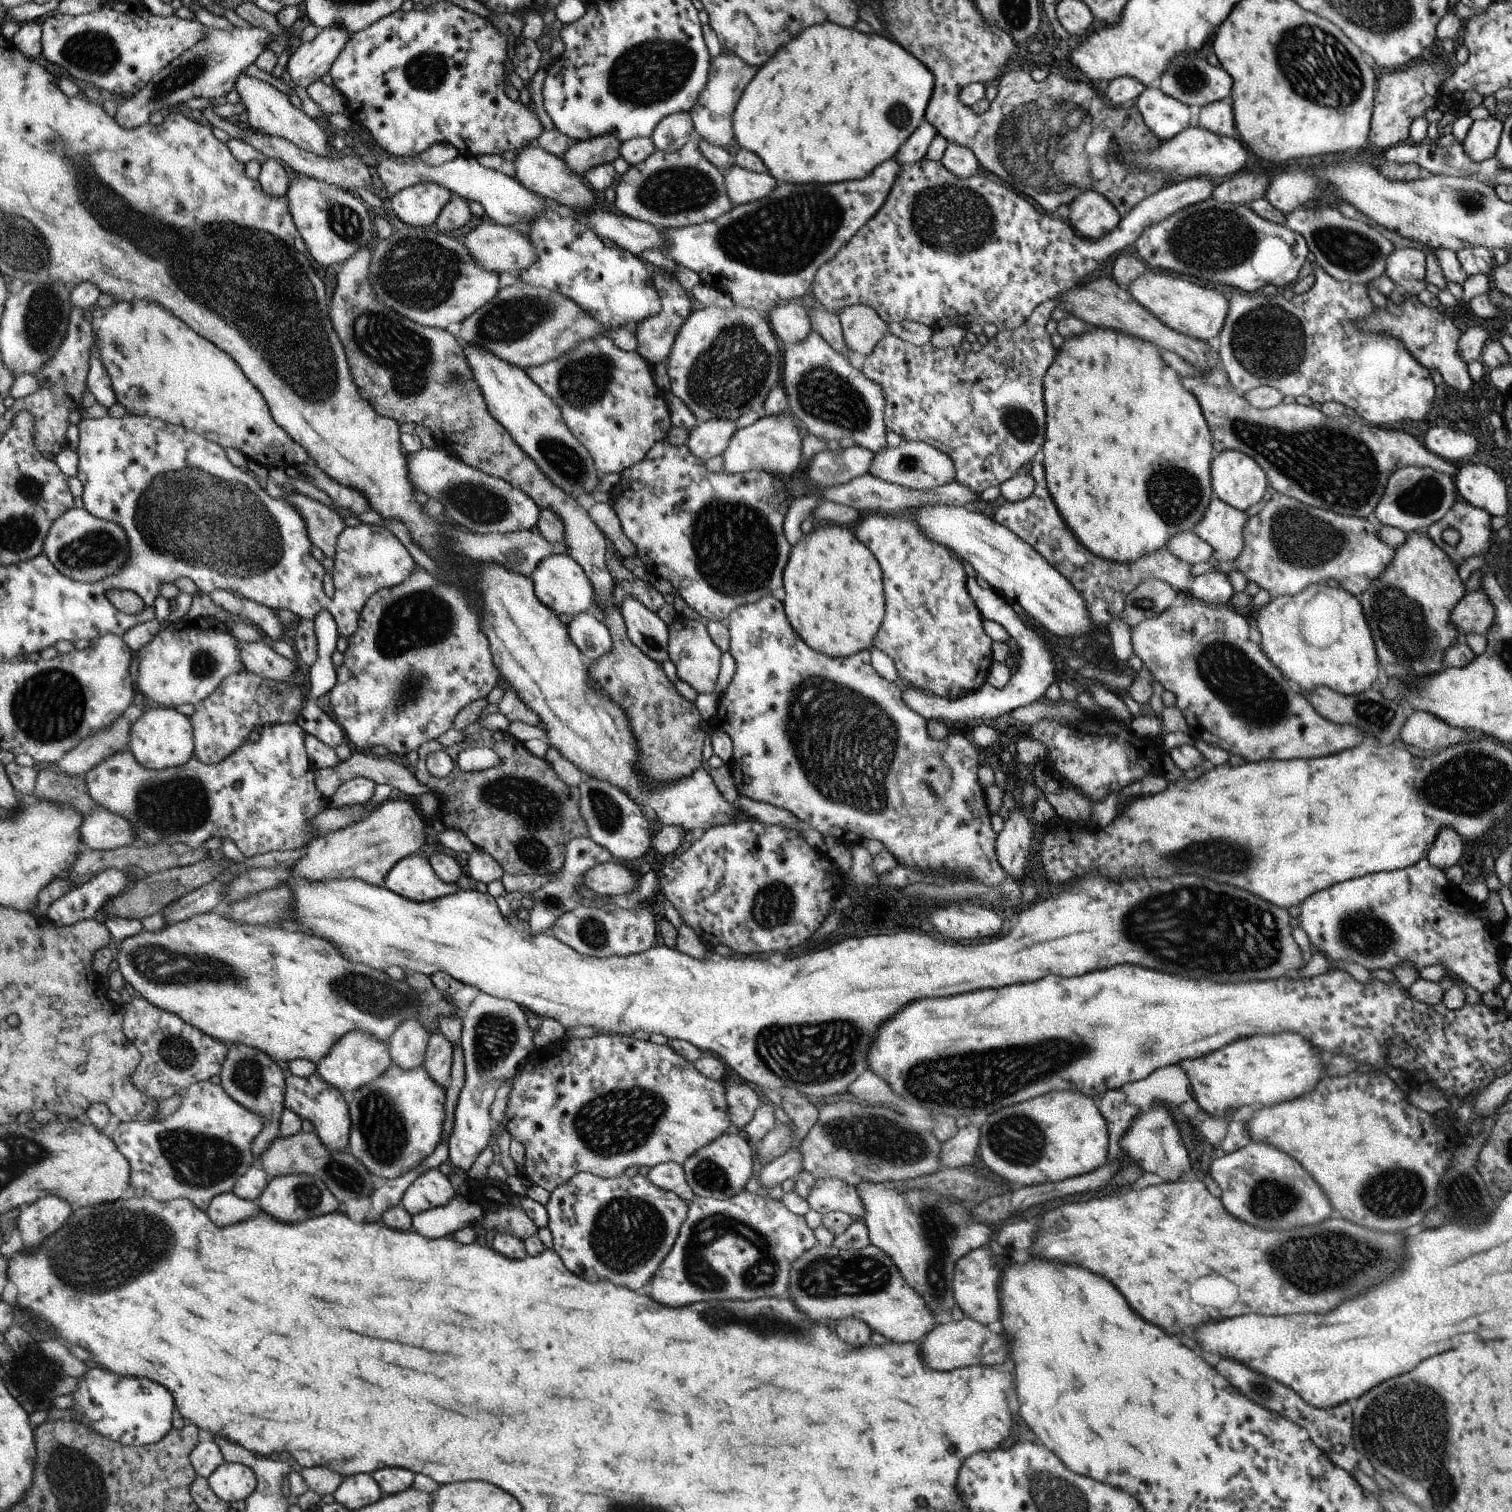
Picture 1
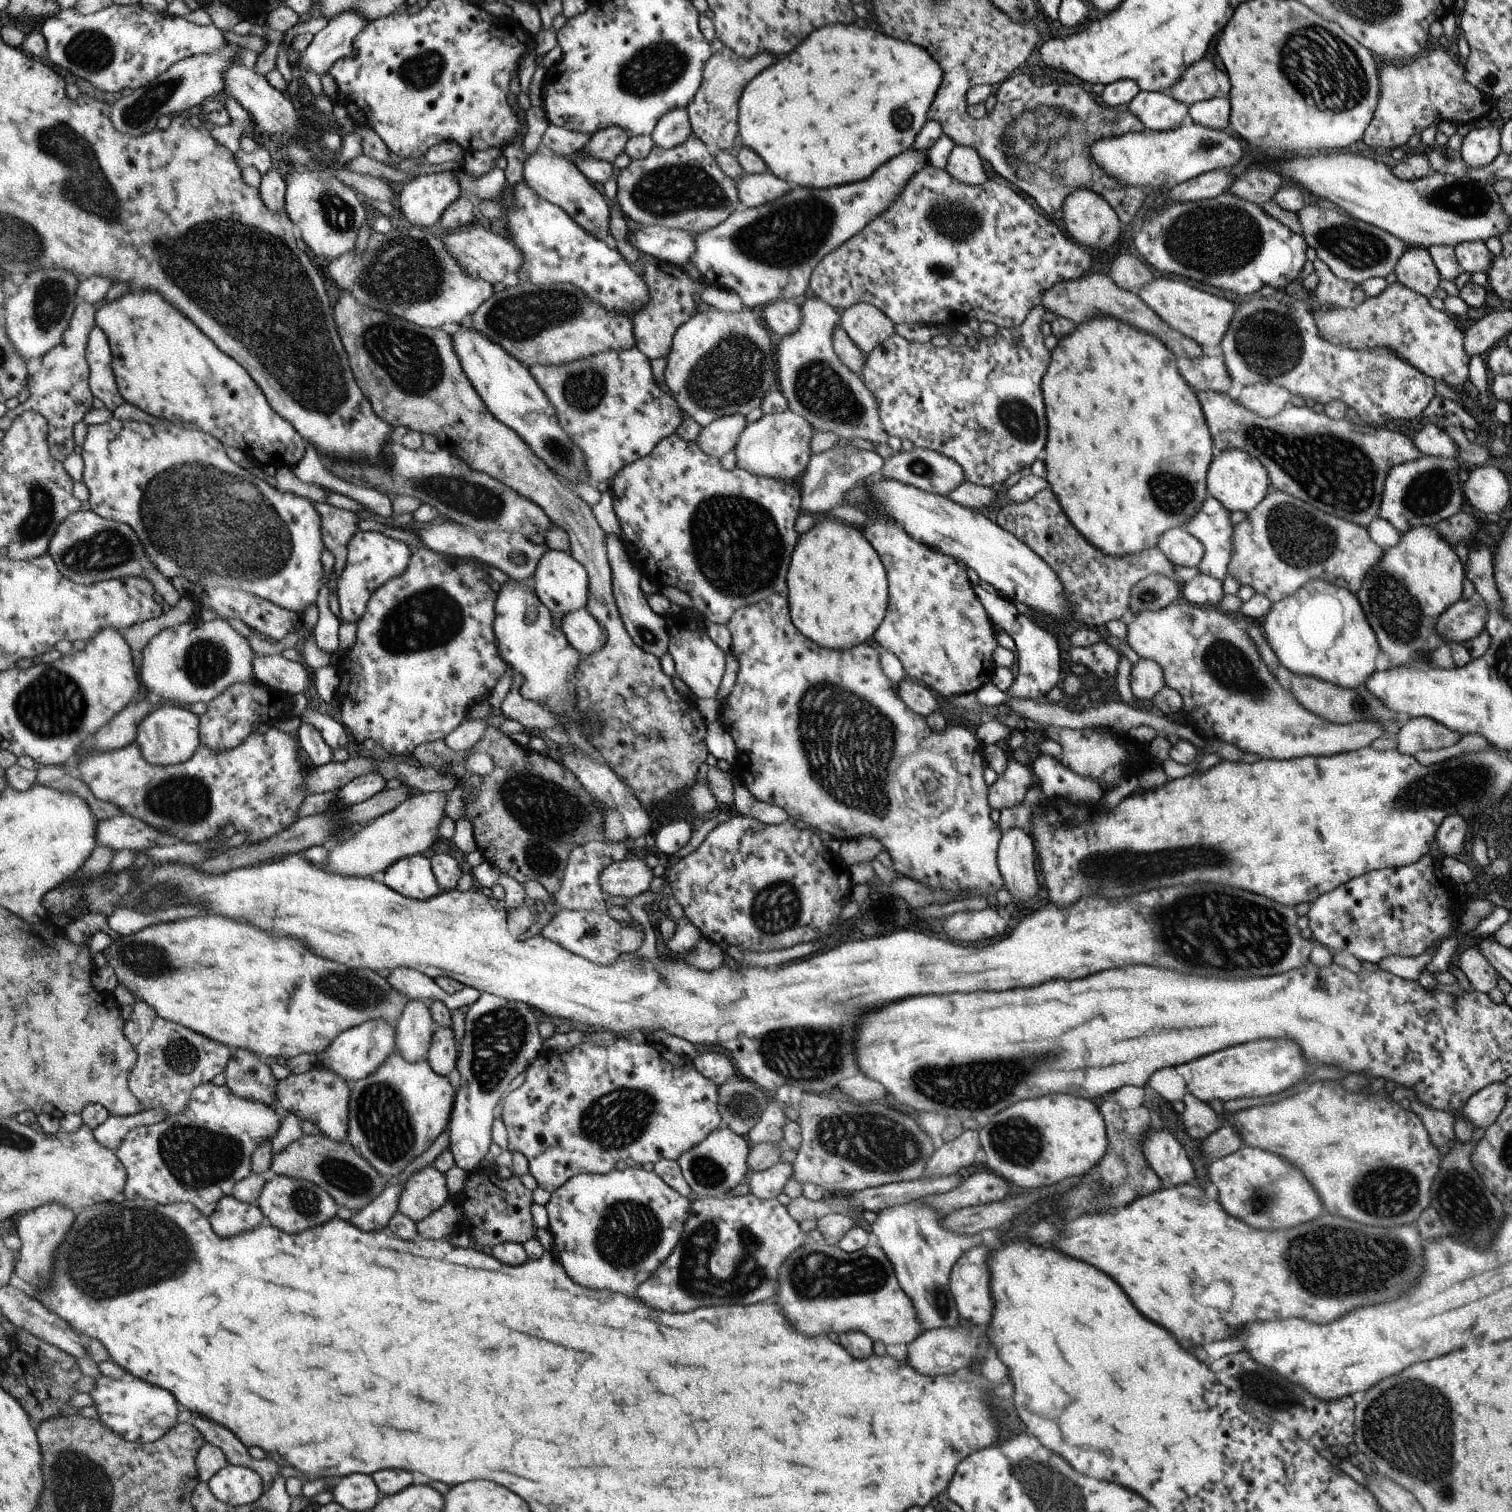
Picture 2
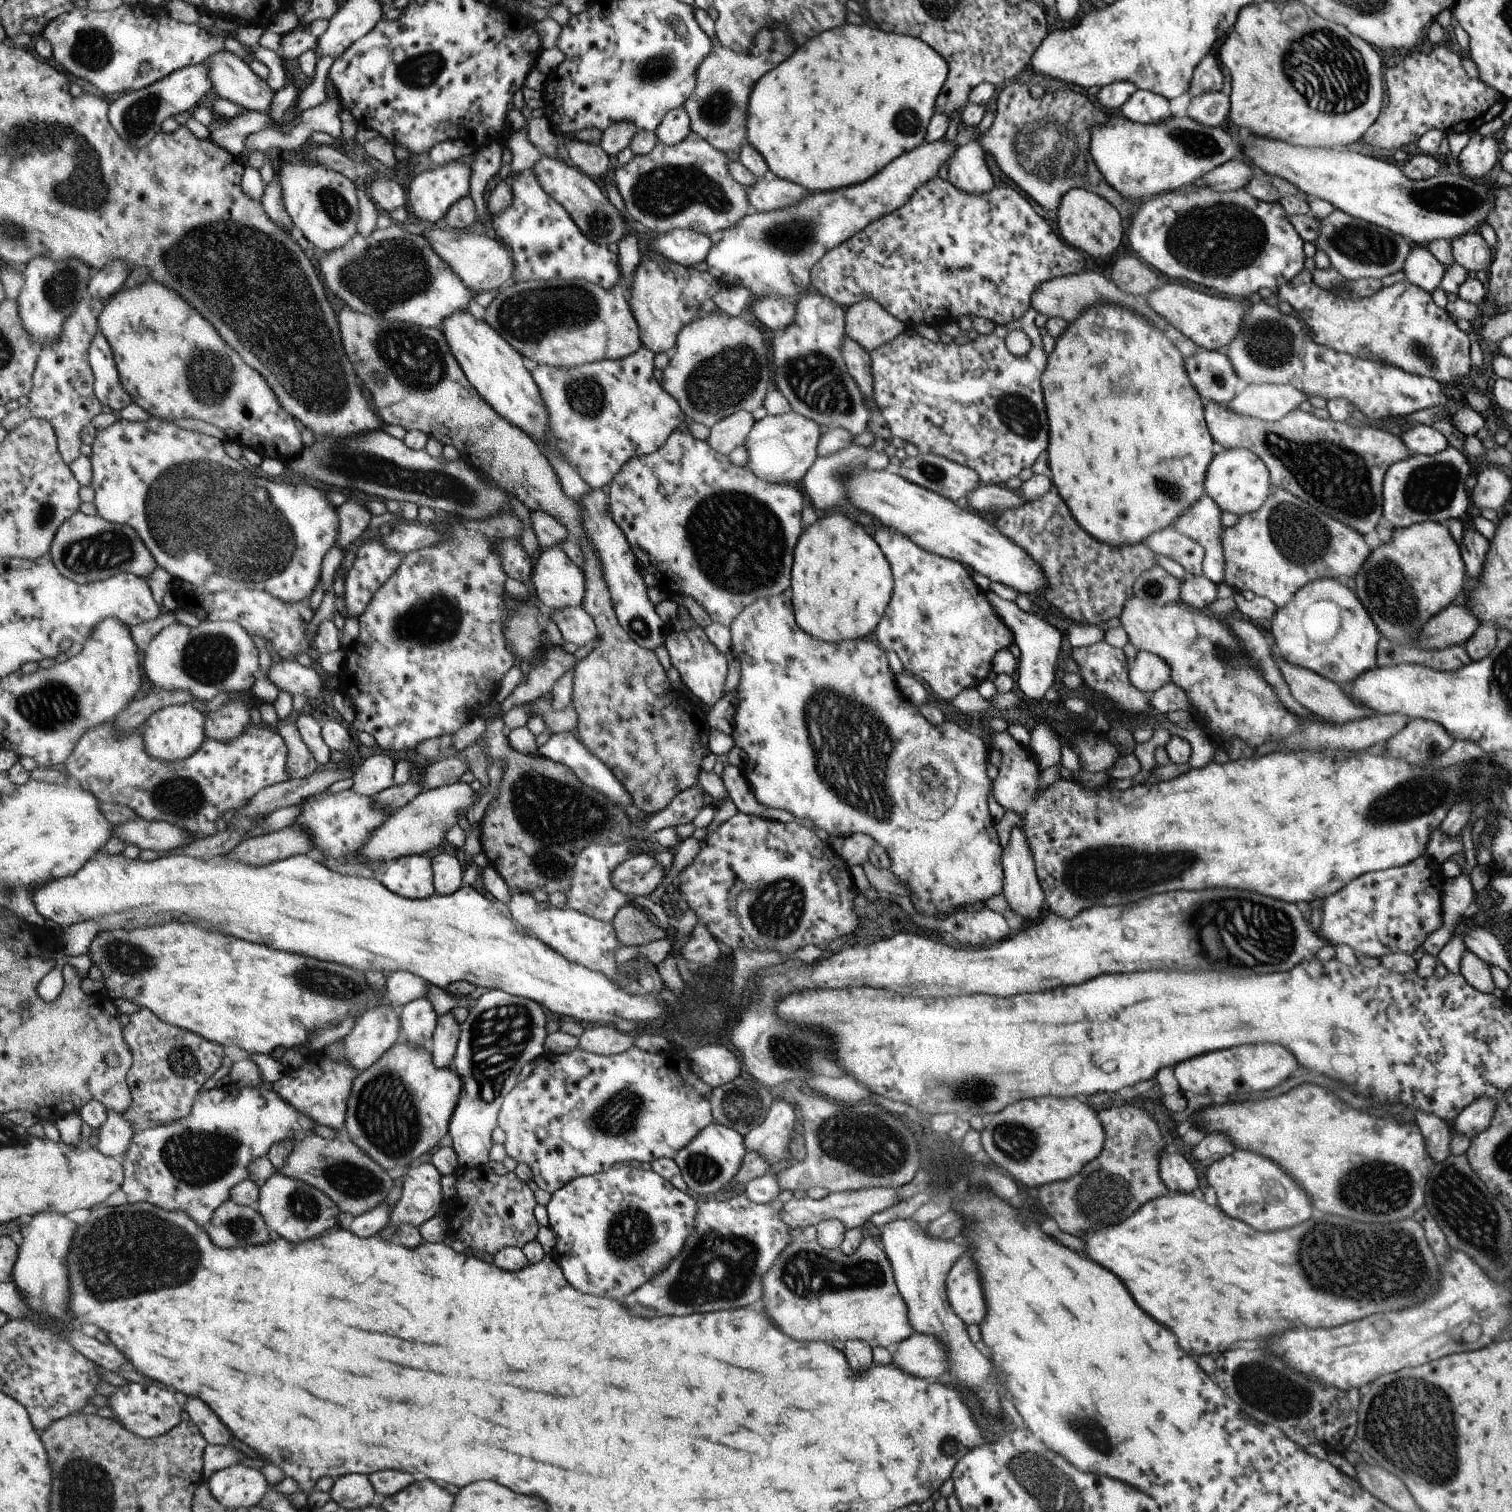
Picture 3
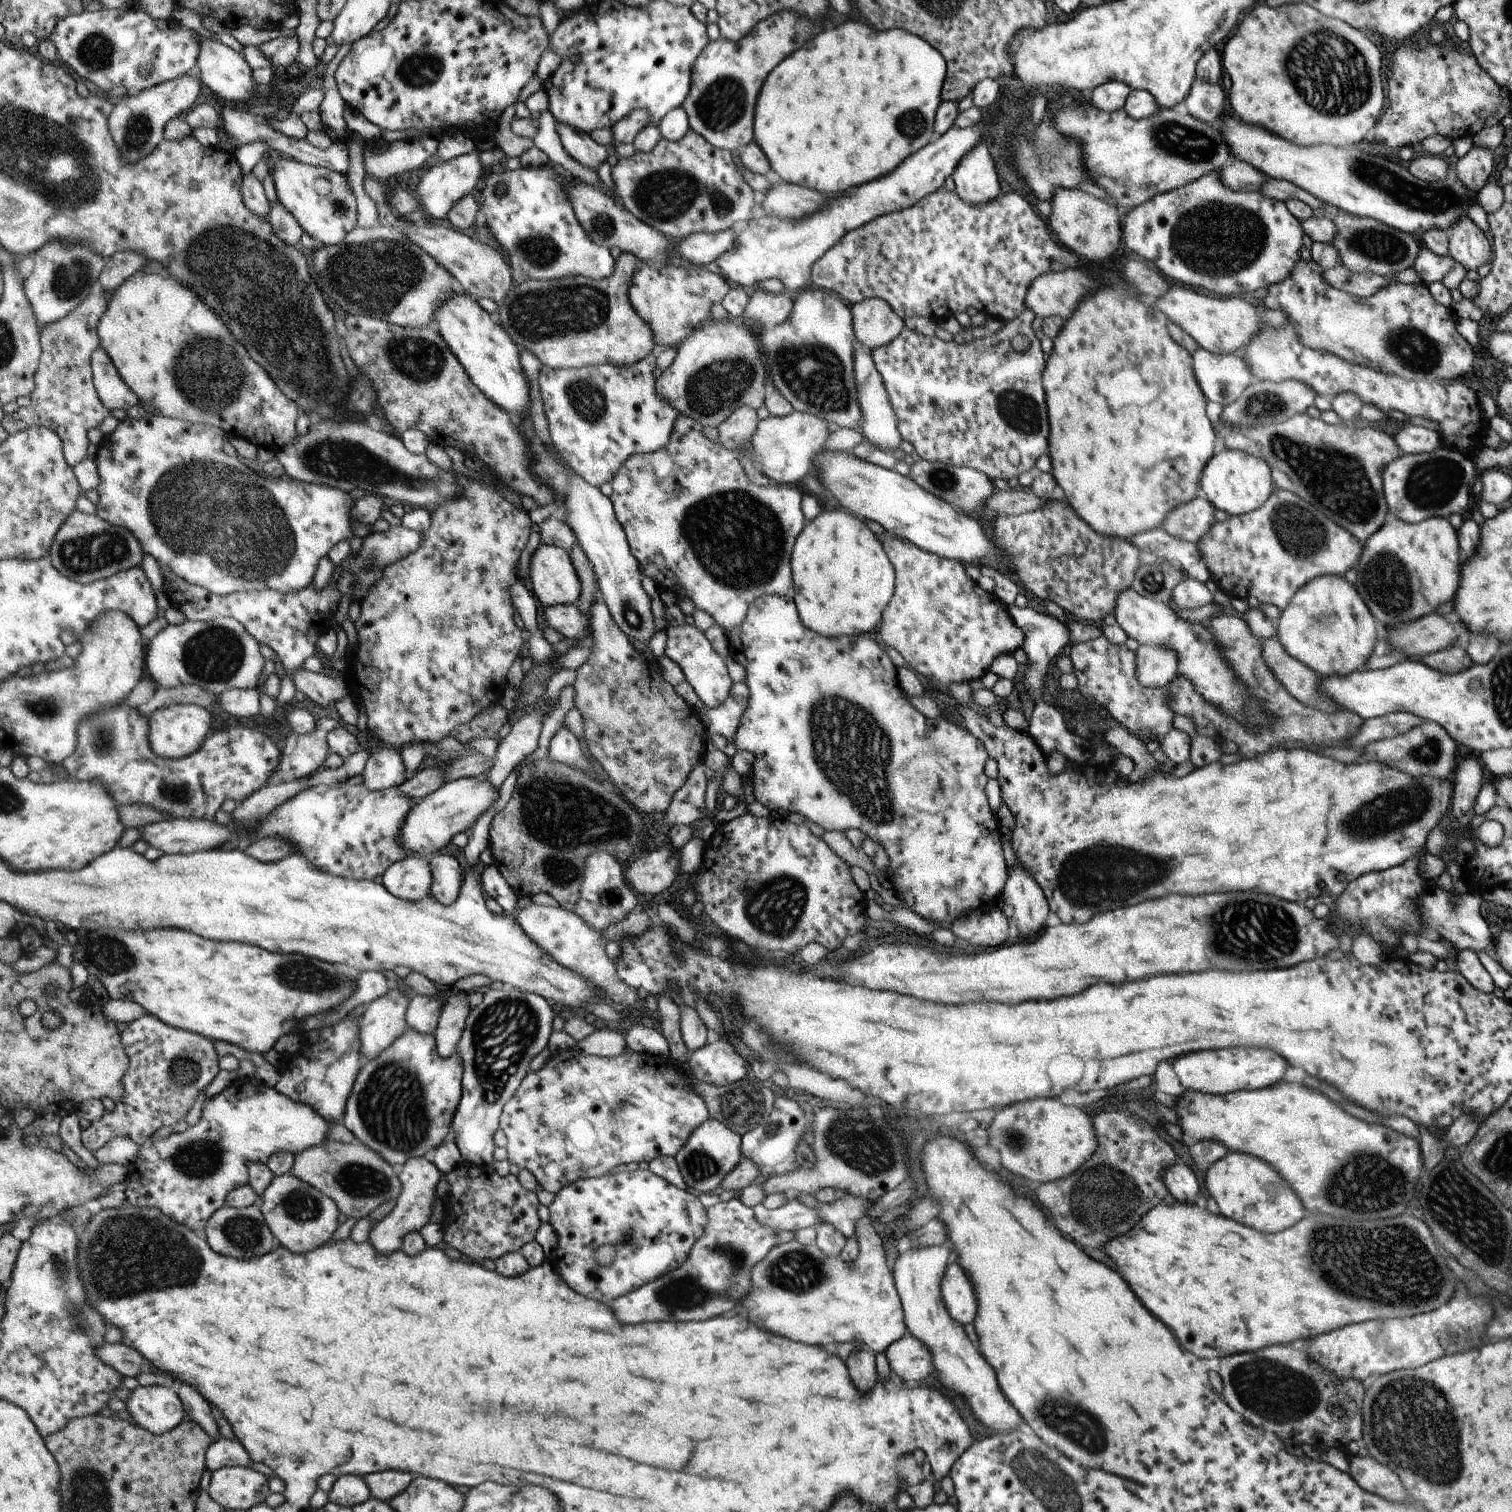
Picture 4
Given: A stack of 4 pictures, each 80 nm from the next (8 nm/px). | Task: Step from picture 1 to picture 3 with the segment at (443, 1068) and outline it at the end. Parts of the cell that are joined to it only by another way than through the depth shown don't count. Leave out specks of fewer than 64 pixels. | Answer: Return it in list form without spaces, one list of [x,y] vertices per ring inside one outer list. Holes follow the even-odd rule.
[[[446,1012],[437,1018],[437,1025],[428,1047],[433,1053],[434,1062],[438,1067],[450,1067],[456,1058],[460,1026],[452,1012]]]

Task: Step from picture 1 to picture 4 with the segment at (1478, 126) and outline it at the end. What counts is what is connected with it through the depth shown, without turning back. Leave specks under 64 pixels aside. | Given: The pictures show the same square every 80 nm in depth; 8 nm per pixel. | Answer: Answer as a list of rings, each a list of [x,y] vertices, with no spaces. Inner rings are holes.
[[[1472,148],[1456,164],[1455,175],[1466,188],[1478,194],[1480,188],[1487,184],[1488,177],[1494,170],[1494,156],[1492,150],[1486,148]]]

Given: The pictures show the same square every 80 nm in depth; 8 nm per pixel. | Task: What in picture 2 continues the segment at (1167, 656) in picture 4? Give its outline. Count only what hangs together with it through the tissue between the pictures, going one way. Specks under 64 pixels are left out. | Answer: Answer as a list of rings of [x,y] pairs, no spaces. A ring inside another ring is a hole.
[[[1139,658],[1138,662],[1133,664],[1130,686],[1135,698],[1140,700],[1153,698],[1164,685],[1163,670],[1158,663]]]

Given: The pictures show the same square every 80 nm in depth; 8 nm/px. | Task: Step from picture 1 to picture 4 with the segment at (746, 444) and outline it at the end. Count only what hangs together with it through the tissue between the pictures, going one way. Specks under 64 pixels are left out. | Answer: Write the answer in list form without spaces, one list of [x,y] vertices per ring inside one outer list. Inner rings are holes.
[[[793,411],[782,417],[761,420],[749,445],[758,470],[768,476],[770,481],[779,485],[796,484],[805,480],[810,468],[816,464],[816,456],[821,451],[826,438],[830,435],[828,422],[812,414]]]

